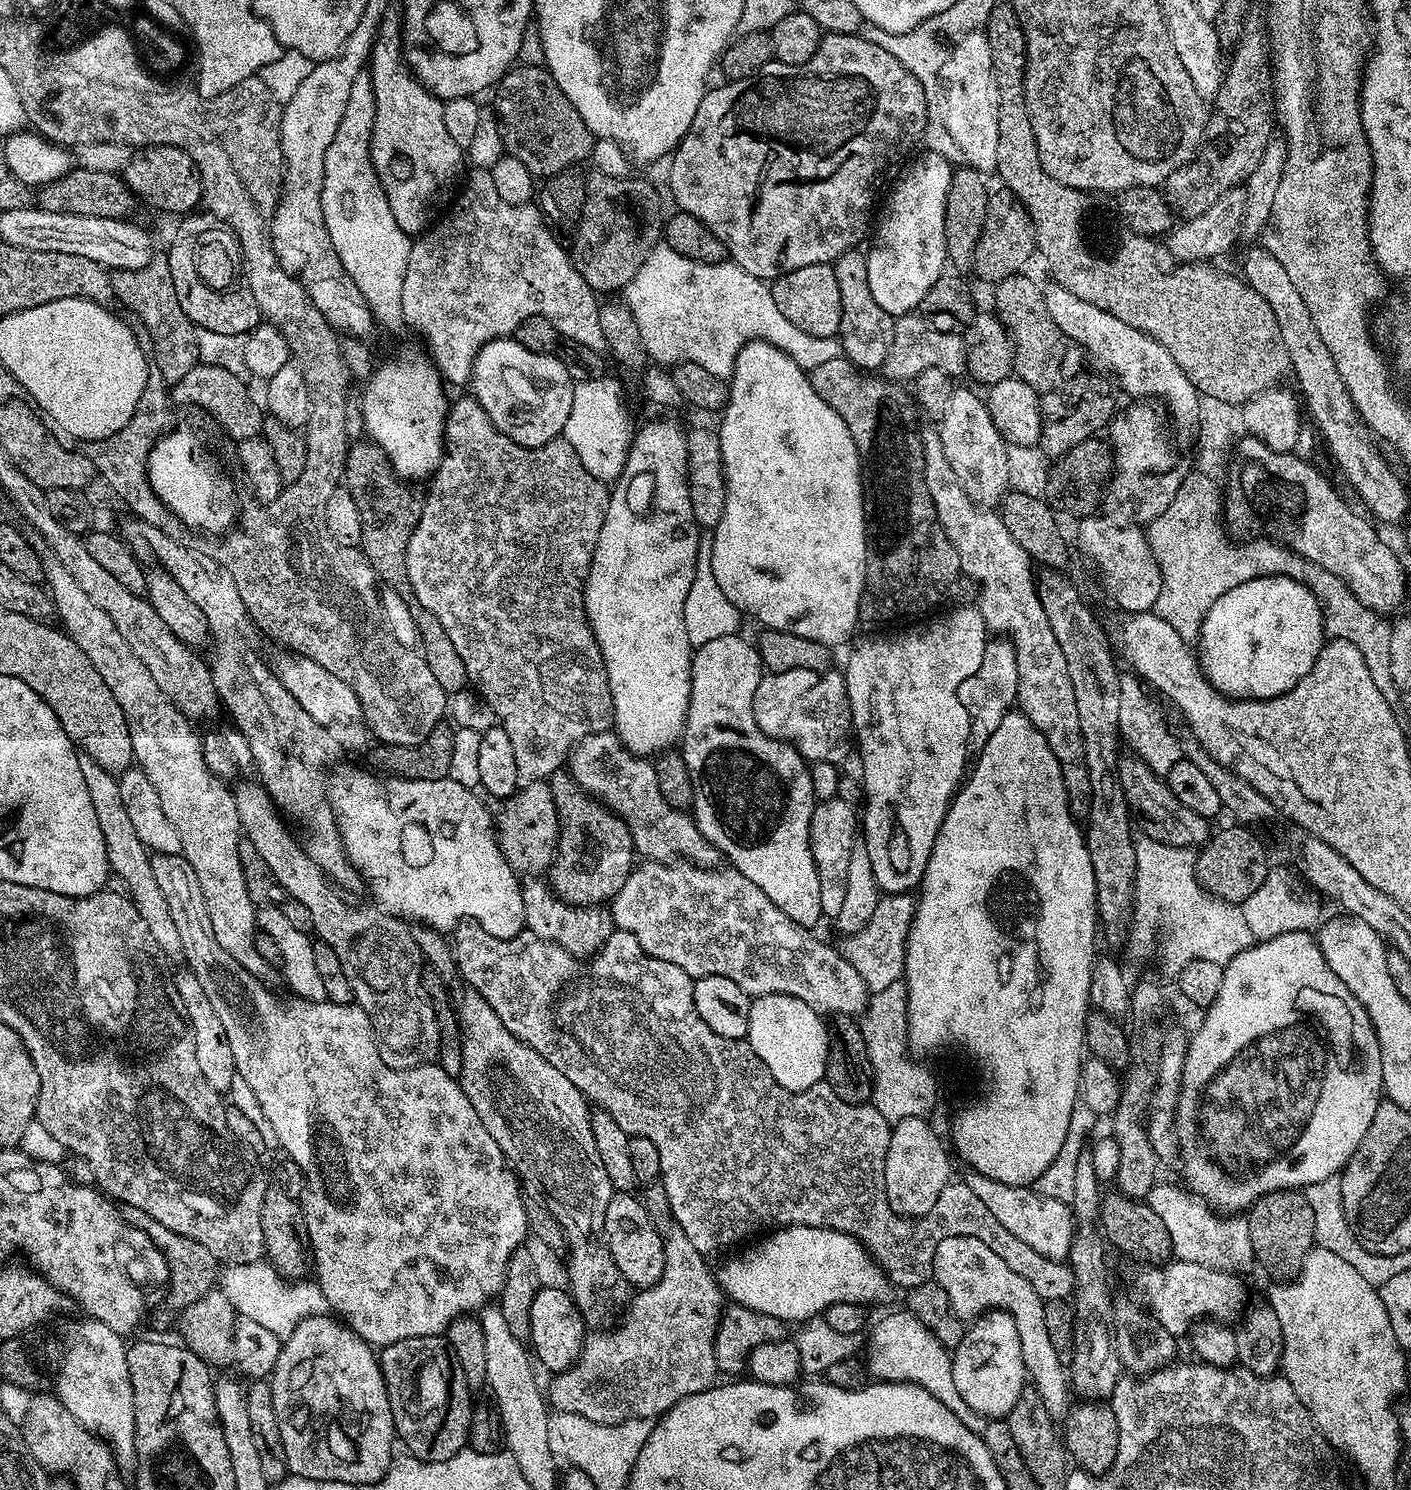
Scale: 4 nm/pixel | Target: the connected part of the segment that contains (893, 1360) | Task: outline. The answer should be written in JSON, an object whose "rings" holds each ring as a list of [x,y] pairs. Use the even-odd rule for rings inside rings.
{"rings":[[[907,1310],[892,1312],[875,1324],[876,1321],[871,1325],[866,1336],[866,1353],[868,1352],[866,1367],[869,1373],[880,1382],[913,1384],[930,1394],[934,1394],[934,1398],[938,1398],[938,1402],[942,1402],[942,1406],[946,1406],[946,1410],[953,1412],[970,1431],[983,1436],[989,1417],[972,1412],[970,1406],[966,1406],[966,1402],[962,1402],[962,1394],[958,1394],[958,1386],[954,1386],[954,1370],[952,1369],[952,1357],[949,1349],[944,1348],[942,1342],[938,1342],[938,1338],[934,1338],[934,1334],[930,1334],[930,1330],[926,1330],[926,1326],[922,1326],[922,1322],[918,1322],[918,1318],[914,1318]]]}

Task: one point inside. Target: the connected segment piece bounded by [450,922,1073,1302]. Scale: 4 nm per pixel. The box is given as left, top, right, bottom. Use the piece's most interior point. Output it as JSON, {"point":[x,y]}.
{"point":[737,1152]}

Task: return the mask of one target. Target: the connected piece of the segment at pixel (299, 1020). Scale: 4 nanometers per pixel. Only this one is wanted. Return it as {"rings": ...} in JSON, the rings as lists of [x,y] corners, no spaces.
{"rings":[[[155,854],[151,857],[152,869],[154,870],[154,878],[158,881],[158,887],[162,890],[163,897],[166,898],[166,906],[170,908],[170,918],[174,918],[174,926],[178,926],[178,935],[182,938],[182,950],[184,951],[183,959],[188,960],[187,967],[196,975],[198,982],[202,982],[202,990],[206,990],[206,998],[210,998],[210,1003],[214,1005],[214,1011],[218,1013],[218,1018],[222,1018],[222,1026],[226,1030],[226,1038],[230,1042],[230,1054],[234,1054],[234,1062],[239,1079],[244,1080],[247,1085],[254,1090],[254,1095],[258,1098],[258,1103],[262,1106],[262,1111],[266,1118],[269,1119],[270,1125],[274,1128],[277,1135],[277,1142],[281,1149],[285,1148],[288,1151],[287,1159],[293,1164],[297,1164],[304,1175],[304,1187],[306,1189],[302,1197],[302,1207],[304,1209],[304,1221],[306,1222],[306,1230],[308,1231],[308,1242],[310,1245],[310,1256],[314,1261],[314,1276],[318,1281],[322,1294],[326,1298],[329,1309],[343,1323],[347,1324],[353,1332],[357,1332],[367,1344],[373,1346],[383,1346],[385,1344],[393,1344],[394,1342],[402,1342],[402,1338],[418,1338],[419,1336],[439,1336],[447,1333],[448,1328],[459,1316],[466,1316],[475,1313],[477,1310],[485,1307],[491,1298],[499,1297],[502,1286],[504,1285],[504,1275],[508,1269],[510,1258],[516,1252],[516,1249],[525,1243],[524,1239],[530,1236],[530,1225],[528,1223],[528,1215],[524,1209],[525,1193],[520,1192],[522,1189],[521,1181],[518,1179],[513,1167],[509,1164],[504,1152],[498,1146],[498,1142],[494,1142],[494,1138],[490,1138],[490,1134],[486,1130],[486,1126],[482,1126],[482,1118],[478,1118],[478,1114],[474,1110],[474,1106],[470,1102],[470,1098],[466,1098],[464,1089],[460,1086],[460,1081],[455,1076],[446,1074],[446,1070],[440,1068],[439,1063],[429,1062],[427,1064],[418,1064],[414,1068],[405,1068],[403,1066],[395,1066],[391,1068],[382,1055],[381,1045],[378,1043],[376,1034],[372,1030],[372,1023],[368,1017],[368,1013],[363,1012],[359,1004],[353,1002],[351,1004],[334,1004],[328,1000],[323,1000],[317,1004],[312,1004],[308,1000],[299,998],[287,998],[288,1000],[279,1000],[272,992],[267,992],[264,988],[252,988],[258,984],[257,977],[249,976],[247,972],[241,970],[235,960],[231,960],[222,950],[222,946],[218,946],[218,942],[212,933],[212,927],[208,921],[208,911],[206,910],[206,902],[202,898],[202,886],[198,886],[198,874],[194,874],[194,866],[188,864],[188,860],[181,854]]]}

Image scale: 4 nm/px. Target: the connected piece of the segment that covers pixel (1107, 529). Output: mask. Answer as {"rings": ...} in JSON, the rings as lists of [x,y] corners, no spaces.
{"rings":[[[1103,515],[1086,516],[1076,528],[1080,548],[1096,563],[1100,580],[1108,596],[1121,613],[1150,612],[1155,609],[1158,594],[1162,594],[1162,574],[1148,545],[1145,529],[1130,524],[1116,524]]]}

